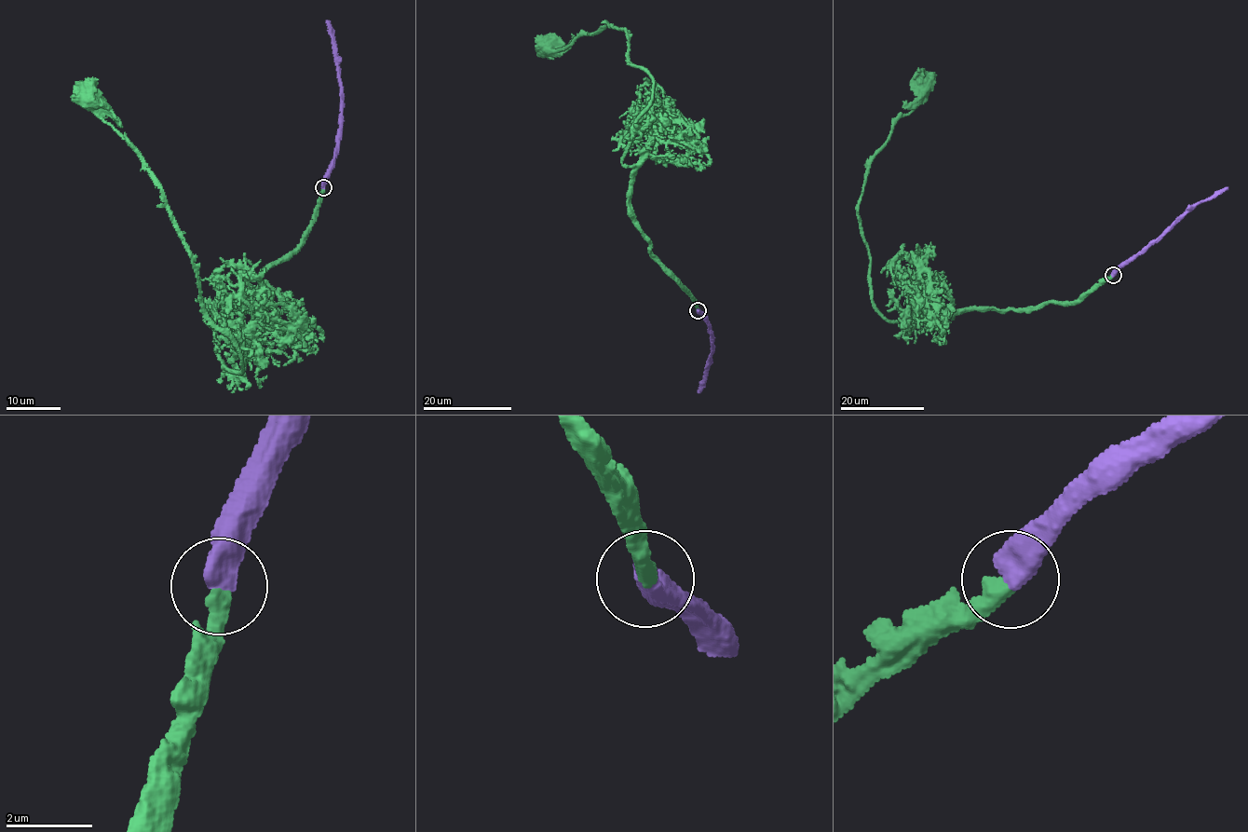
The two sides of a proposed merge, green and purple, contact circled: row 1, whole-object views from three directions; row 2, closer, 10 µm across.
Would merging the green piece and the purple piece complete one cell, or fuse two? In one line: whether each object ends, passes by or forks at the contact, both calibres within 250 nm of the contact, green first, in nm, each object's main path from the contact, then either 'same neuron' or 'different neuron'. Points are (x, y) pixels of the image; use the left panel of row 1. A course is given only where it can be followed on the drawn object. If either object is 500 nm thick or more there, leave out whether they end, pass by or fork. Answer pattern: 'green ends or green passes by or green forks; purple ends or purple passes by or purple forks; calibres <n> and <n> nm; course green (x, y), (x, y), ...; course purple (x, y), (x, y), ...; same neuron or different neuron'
calibres 400 and 600 nm; course green (323, 187), (312, 225), (230, 312), (214, 351), (237, 374), (237, 344), (204, 308), (163, 190), (89, 96); course purple (323, 187), (335, 156), (343, 89), (334, 34), (326, 20); same neuron

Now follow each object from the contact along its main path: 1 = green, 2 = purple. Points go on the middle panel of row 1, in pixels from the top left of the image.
1: (698, 310), (651, 254), (630, 203), (633, 168), (622, 156), (652, 80), (629, 60), (626, 29), (549, 47)
2: (698, 310), (708, 324), (713, 352), (704, 385), (698, 392)

